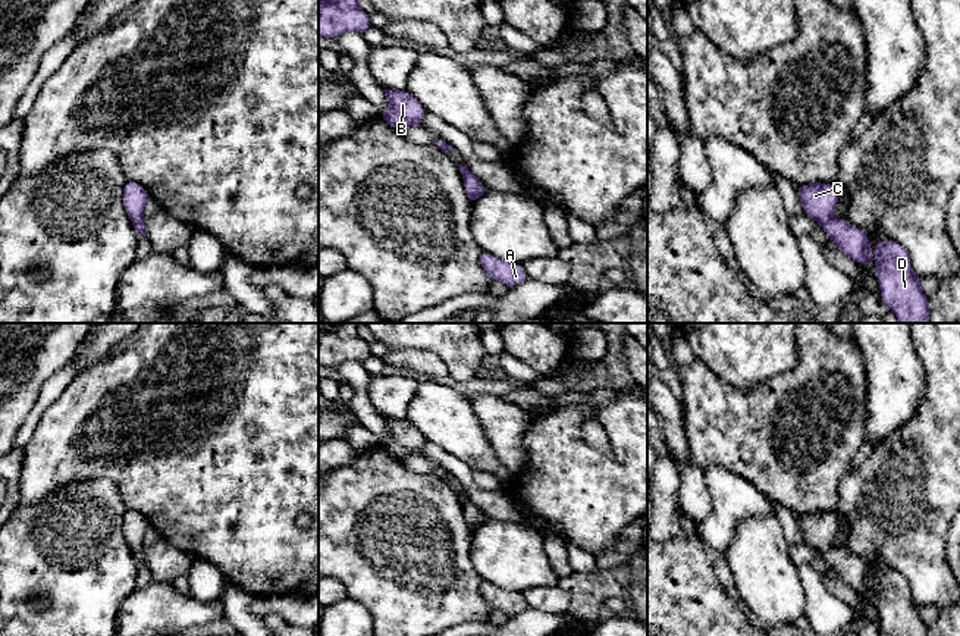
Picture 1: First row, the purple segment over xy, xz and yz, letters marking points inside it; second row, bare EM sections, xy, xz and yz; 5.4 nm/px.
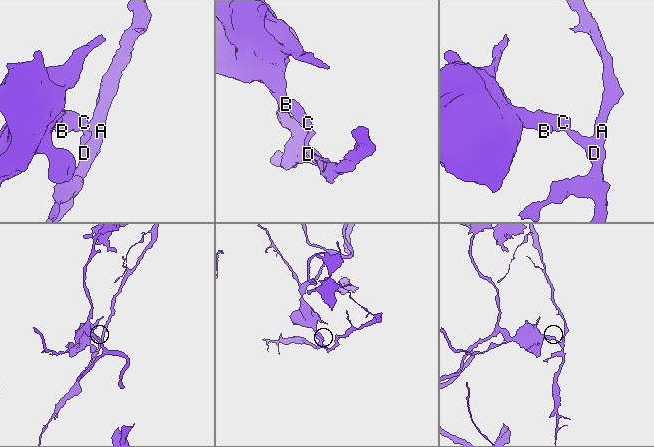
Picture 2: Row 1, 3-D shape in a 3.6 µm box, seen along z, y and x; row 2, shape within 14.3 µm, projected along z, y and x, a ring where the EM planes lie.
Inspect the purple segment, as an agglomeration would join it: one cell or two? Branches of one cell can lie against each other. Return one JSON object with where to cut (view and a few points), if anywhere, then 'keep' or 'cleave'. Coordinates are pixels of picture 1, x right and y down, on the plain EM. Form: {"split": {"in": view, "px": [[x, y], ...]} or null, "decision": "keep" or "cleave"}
{"split": {"in": "yz", "px": [[833, 545], [822, 554]]}, "decision": "cleave"}

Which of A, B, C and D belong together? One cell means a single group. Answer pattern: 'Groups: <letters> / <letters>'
Groups: A D / B C

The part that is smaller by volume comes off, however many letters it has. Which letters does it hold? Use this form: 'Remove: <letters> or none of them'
Remove: A, D

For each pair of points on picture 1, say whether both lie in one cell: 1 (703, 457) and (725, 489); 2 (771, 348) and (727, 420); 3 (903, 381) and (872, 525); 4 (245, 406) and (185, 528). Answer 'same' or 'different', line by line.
1: different
2: different
3: different
4: same

